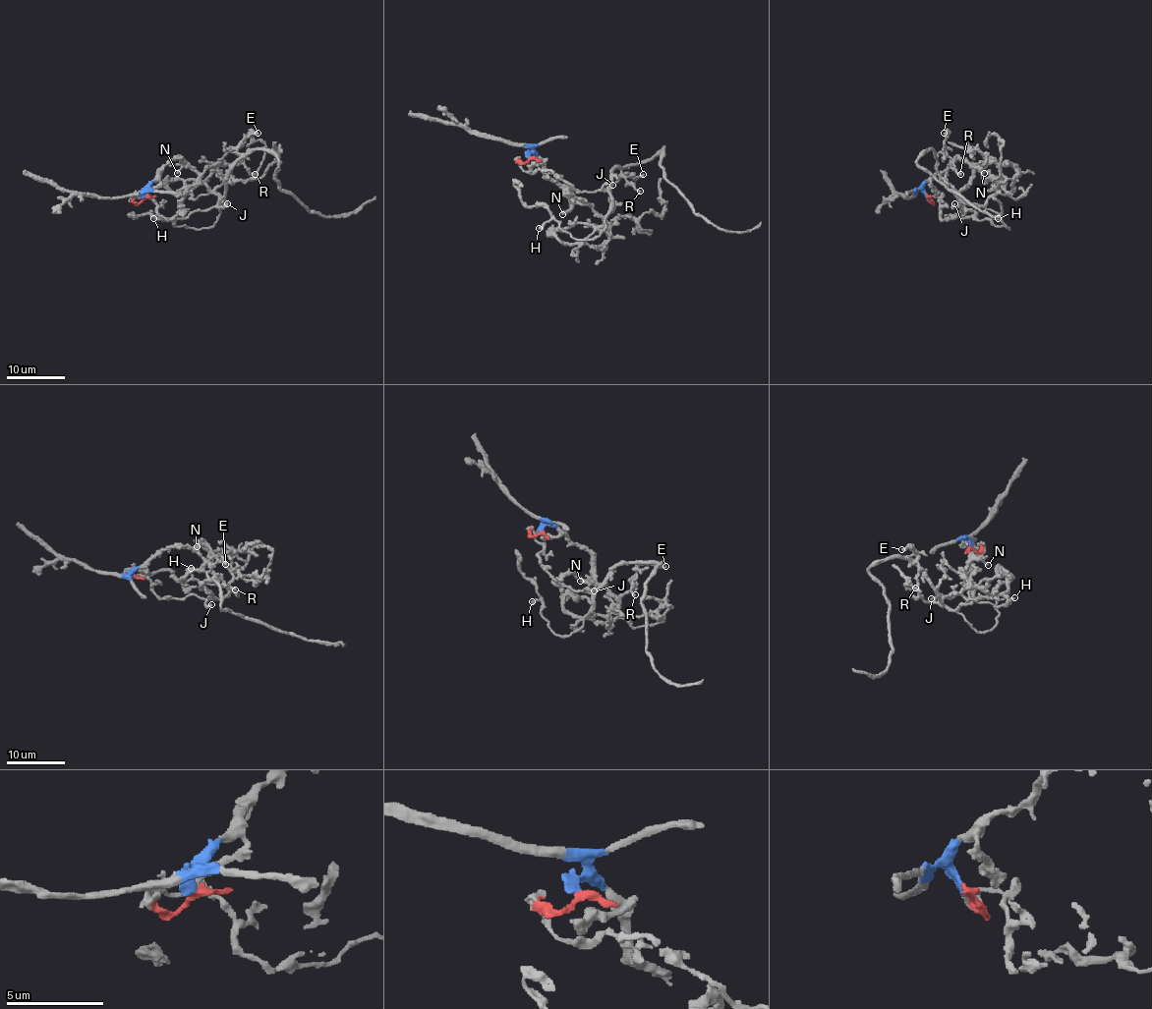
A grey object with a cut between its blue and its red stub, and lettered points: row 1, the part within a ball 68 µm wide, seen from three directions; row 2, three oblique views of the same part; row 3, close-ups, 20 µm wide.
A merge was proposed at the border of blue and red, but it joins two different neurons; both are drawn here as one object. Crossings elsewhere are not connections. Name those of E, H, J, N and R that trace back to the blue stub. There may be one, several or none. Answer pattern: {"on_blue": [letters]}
{"on_blue": ["N"]}

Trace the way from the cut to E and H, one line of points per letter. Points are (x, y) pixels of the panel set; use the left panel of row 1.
E: (144, 196), (139, 203), (133, 198), (150, 197), (167, 219), (208, 210), (224, 195), (236, 150), (258, 134)
H: (144, 196), (139, 203), (133, 198), (150, 197), (167, 219), (225, 204), (208, 228), (152, 218)

